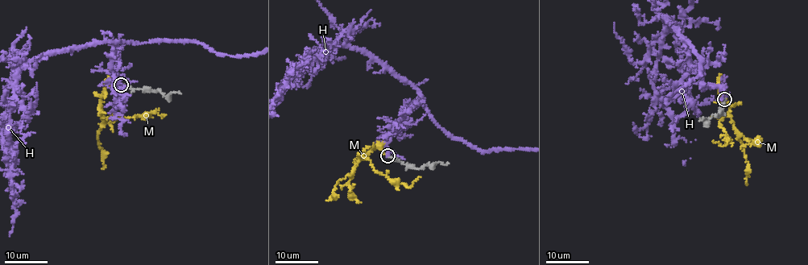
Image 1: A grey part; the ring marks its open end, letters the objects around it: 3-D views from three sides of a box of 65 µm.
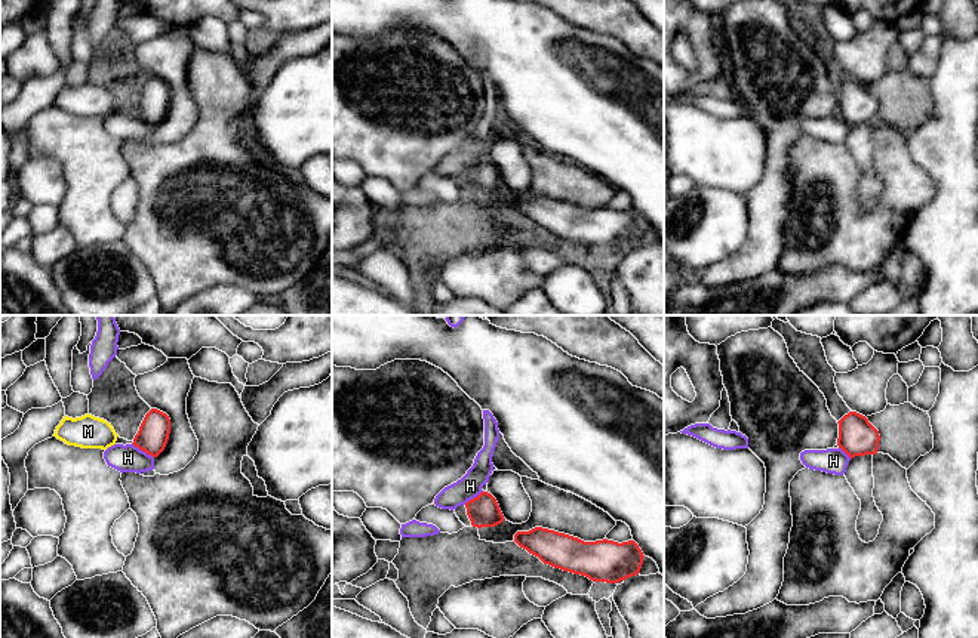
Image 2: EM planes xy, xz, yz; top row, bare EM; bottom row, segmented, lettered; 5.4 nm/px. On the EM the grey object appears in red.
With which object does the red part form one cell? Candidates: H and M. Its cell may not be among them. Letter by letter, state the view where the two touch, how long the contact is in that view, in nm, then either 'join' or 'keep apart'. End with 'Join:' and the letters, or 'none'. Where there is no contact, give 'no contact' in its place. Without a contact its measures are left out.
H: meets red in xy; contact 150 nm long; keep apart
M: no contact; join
Join: M

